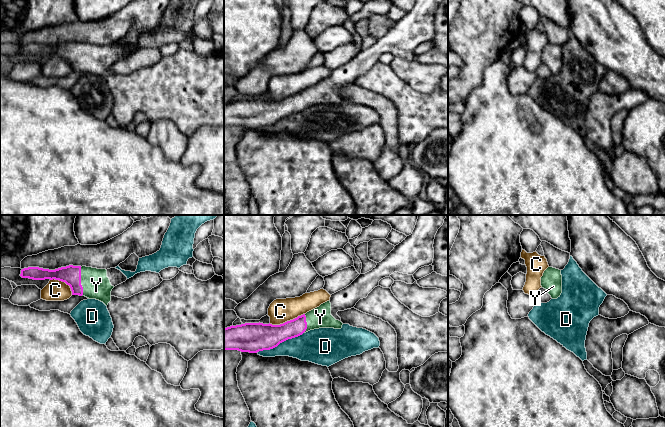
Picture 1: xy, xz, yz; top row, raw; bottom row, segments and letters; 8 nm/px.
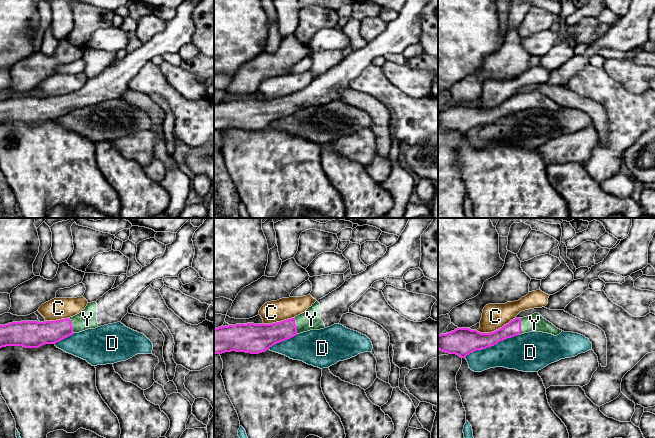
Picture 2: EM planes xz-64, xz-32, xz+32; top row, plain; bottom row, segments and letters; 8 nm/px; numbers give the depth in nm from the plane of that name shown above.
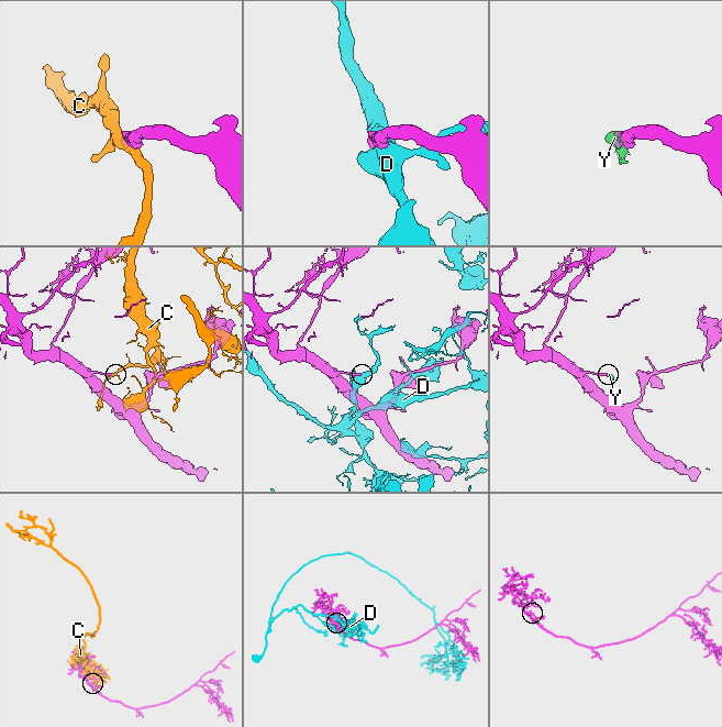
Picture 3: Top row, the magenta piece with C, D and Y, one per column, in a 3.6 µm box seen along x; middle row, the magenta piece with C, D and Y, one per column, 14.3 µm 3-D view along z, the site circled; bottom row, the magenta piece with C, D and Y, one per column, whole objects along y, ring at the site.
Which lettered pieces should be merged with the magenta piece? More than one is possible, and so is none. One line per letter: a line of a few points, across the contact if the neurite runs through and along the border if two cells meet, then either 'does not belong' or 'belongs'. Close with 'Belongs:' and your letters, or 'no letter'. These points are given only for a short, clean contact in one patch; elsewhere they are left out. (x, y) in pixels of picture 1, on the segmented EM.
C: does not belong
D: does not belong
Y: line xy (71, 275), (80, 281), (88, 281), (96, 285); belongs
Belongs: Y

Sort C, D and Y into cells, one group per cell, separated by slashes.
C / D / Y

